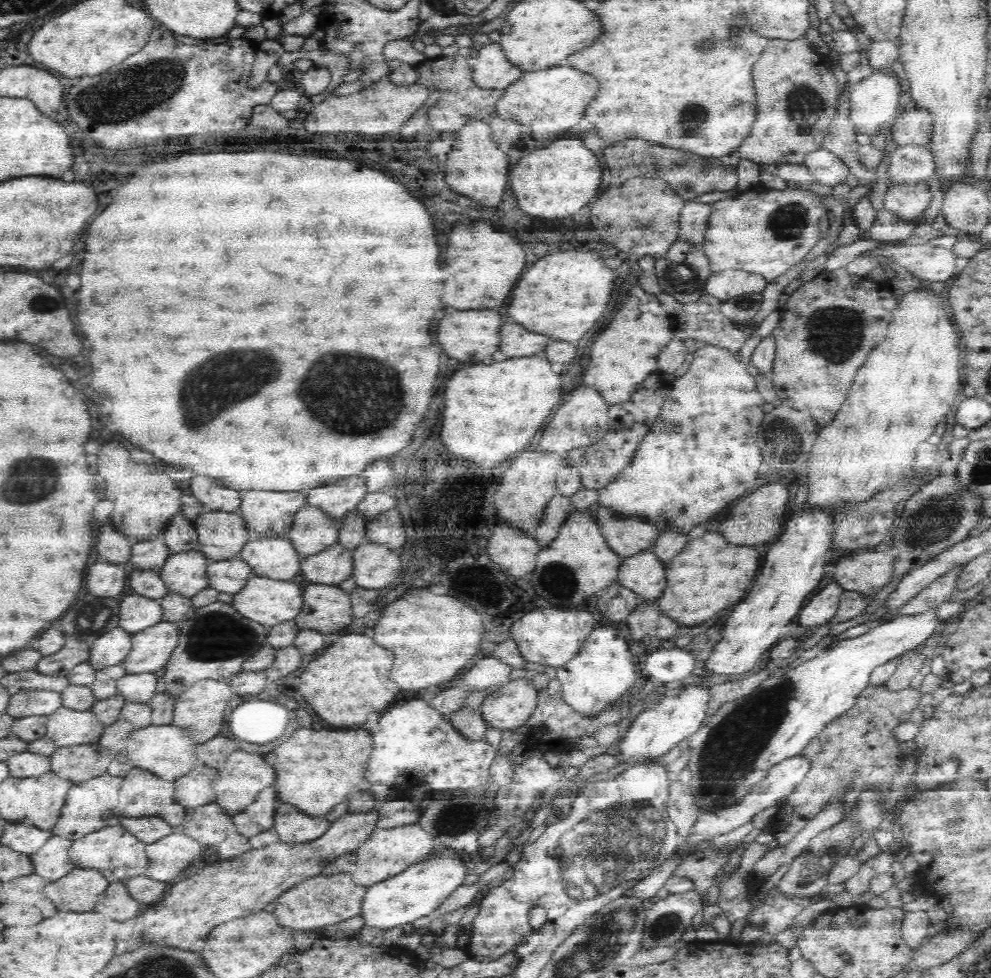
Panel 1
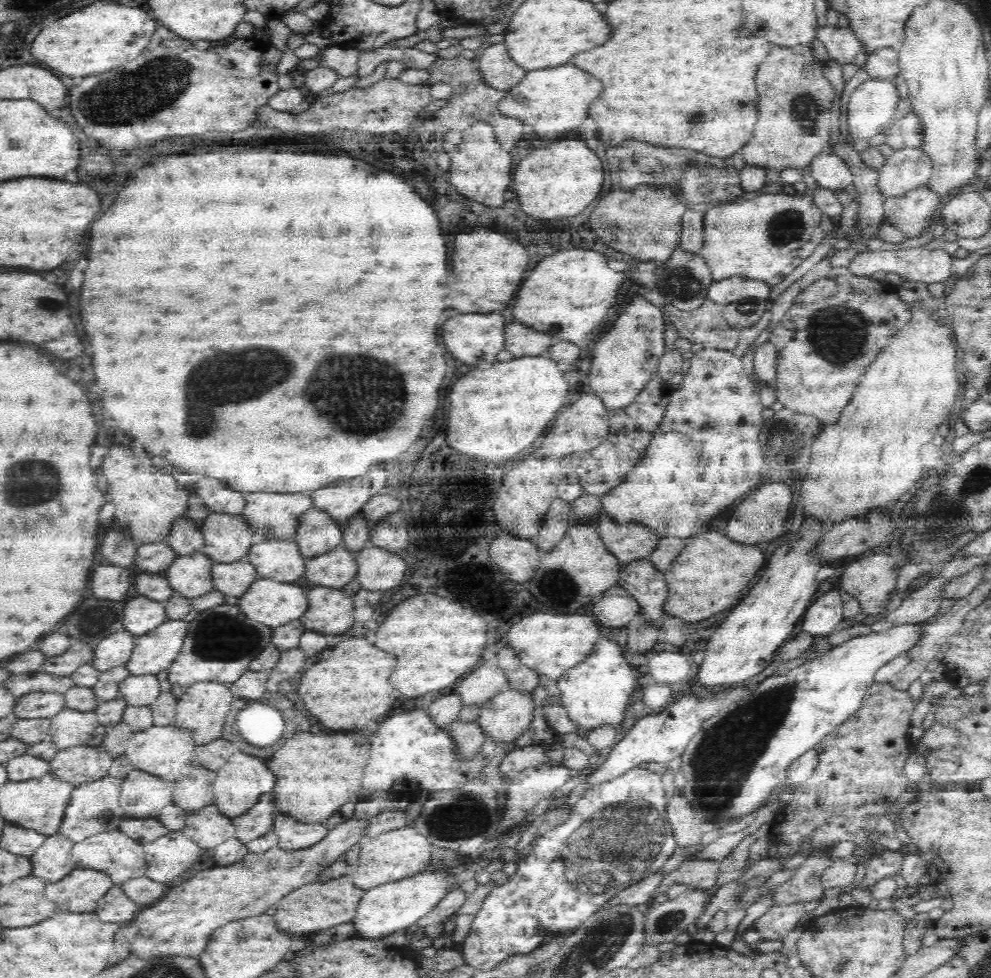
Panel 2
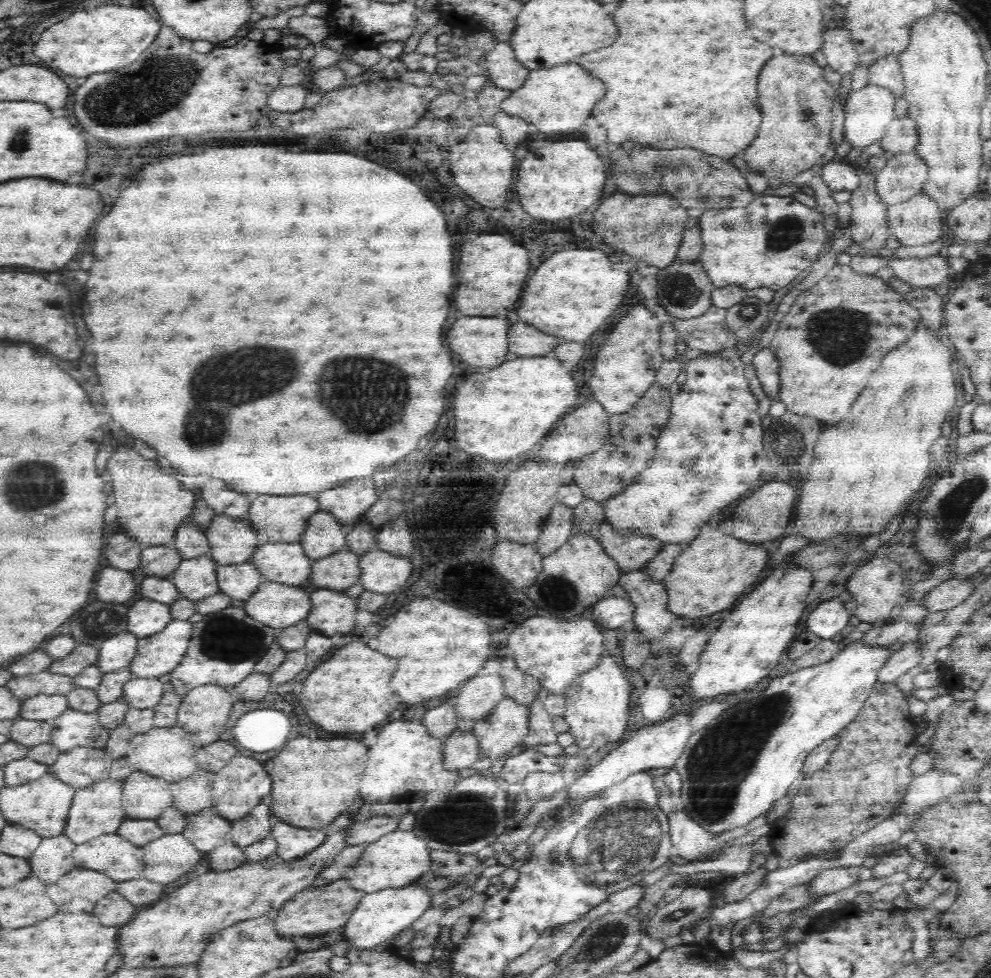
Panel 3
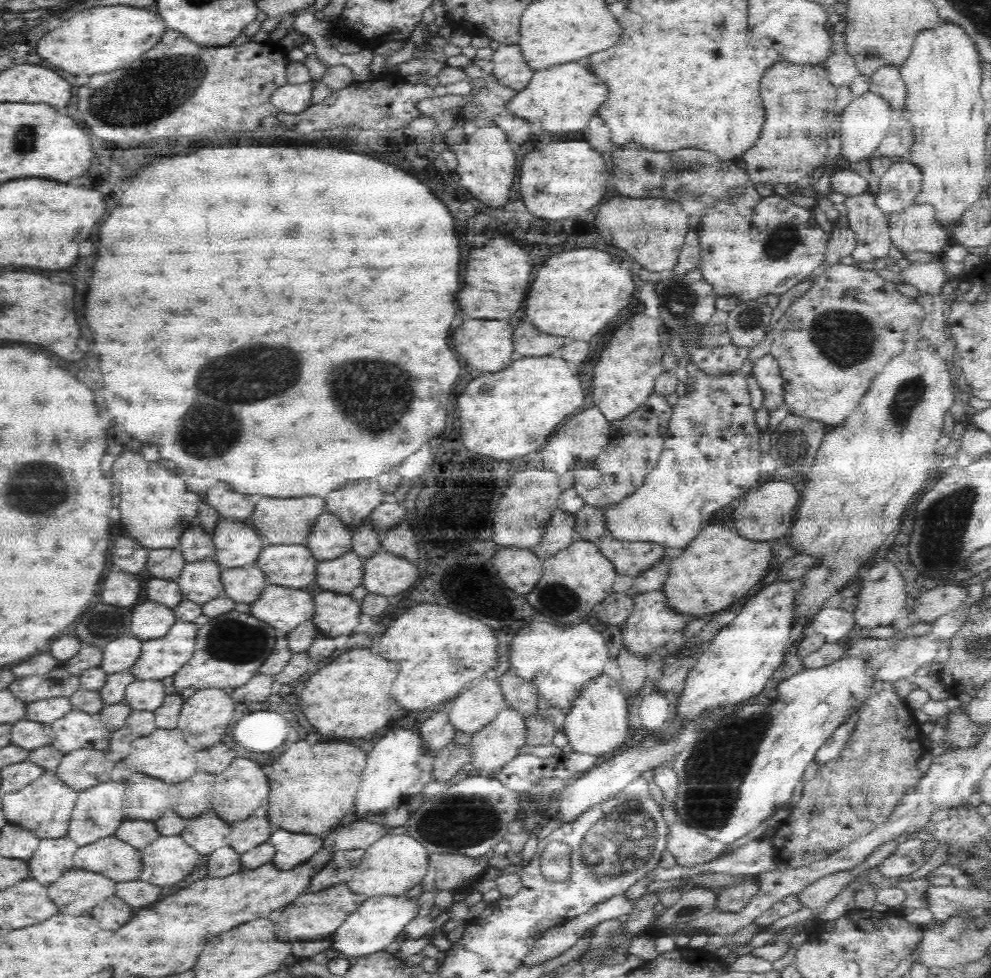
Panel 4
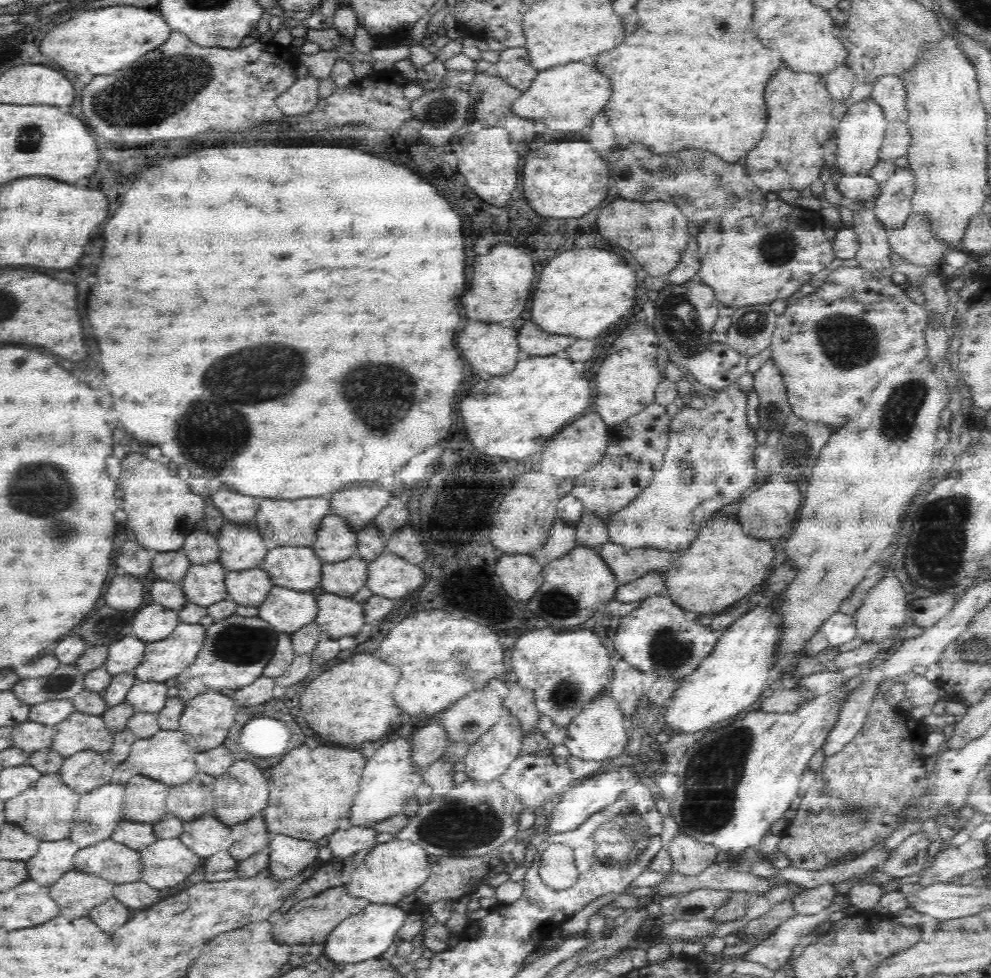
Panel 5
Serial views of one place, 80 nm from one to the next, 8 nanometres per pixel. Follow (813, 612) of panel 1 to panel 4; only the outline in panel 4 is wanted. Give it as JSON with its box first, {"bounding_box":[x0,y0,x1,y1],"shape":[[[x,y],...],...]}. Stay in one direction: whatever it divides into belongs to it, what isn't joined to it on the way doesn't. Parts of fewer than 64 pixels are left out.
{"bounding_box":[809,607,856,642],"shape":[[[820,607],[809,618],[809,630],[824,637],[825,642],[842,642],[848,630],[856,627],[853,613],[837,608]]]}

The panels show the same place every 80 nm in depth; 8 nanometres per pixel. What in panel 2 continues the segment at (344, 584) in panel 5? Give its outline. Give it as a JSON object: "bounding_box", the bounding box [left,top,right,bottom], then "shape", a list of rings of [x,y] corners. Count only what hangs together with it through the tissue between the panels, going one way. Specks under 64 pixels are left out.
{"bounding_box":[304,544,356,589],"shape":[[[342,544],[305,560],[304,576],[312,585],[341,589],[356,576],[354,553]]]}

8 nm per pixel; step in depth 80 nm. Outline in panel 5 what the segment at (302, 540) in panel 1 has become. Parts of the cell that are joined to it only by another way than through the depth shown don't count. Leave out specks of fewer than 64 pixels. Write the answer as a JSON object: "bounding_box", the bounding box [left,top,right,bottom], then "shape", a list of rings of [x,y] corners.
{"bounding_box":[310,514,356,562],"shape":[[[326,514],[317,525],[310,547],[323,562],[344,560],[356,554],[355,531],[341,516]]]}

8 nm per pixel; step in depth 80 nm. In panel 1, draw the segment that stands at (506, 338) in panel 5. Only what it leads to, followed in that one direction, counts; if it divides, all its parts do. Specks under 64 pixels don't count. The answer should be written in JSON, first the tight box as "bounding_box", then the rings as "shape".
{"bounding_box":[436,308,500,364],"shape":[[[484,308],[484,310],[450,310],[446,316],[436,324],[436,342],[444,348],[448,356],[454,356],[462,362],[478,364],[480,360],[492,356],[498,350],[498,330],[500,330],[500,314],[496,310]]]}

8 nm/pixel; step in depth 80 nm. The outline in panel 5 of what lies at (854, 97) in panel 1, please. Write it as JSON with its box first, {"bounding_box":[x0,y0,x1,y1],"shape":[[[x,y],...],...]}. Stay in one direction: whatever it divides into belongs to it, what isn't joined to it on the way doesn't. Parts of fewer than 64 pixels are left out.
{"bounding_box":[834,96,888,174],"shape":[[[872,96],[860,102],[854,102],[837,126],[837,159],[834,165],[846,174],[868,174],[870,168],[879,159],[878,152],[886,136],[888,120],[884,114],[883,105]]]}

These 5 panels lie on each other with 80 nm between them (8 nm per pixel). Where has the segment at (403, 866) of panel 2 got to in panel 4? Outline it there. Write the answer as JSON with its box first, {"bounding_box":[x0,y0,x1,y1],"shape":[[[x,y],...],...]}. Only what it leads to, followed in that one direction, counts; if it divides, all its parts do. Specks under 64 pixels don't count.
{"bounding_box":[347,834,429,898],"shape":[[[390,834],[374,842],[355,869],[354,877],[347,885],[367,898],[377,895],[398,895],[421,883],[429,867],[429,851],[423,842],[408,834]]]}

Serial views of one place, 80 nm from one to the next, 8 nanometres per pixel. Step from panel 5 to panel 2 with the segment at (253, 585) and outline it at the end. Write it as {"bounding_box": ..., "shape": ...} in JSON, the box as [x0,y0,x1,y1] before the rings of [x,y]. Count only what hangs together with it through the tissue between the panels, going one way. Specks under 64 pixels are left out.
{"bounding_box":[210,559,257,596],"shape":[[[244,559],[214,562],[210,566],[210,578],[214,588],[225,595],[240,596],[257,577],[254,567]]]}

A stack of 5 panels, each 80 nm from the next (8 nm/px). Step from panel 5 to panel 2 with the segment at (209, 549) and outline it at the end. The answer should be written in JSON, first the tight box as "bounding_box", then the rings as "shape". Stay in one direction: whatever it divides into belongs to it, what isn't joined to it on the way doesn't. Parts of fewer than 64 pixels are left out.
{"bounding_box":[164,514,204,555],"shape":[[[186,514],[174,518],[164,540],[177,555],[202,553],[204,550],[204,535]]]}

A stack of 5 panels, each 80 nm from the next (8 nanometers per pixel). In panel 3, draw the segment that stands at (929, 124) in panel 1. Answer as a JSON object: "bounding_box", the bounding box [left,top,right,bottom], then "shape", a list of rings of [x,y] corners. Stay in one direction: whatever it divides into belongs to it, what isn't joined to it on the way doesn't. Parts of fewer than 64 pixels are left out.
{"bounding_box":[880,114,919,153],"shape":[[[910,114],[895,118],[885,128],[880,142],[886,151],[891,151],[892,153],[914,150],[919,143],[917,122]]]}

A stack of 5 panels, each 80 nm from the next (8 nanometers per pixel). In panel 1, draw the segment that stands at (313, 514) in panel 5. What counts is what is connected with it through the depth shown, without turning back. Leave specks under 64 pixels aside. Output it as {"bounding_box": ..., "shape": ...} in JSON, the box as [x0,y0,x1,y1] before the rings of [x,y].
{"bounding_box":[237,491,306,536],"shape":[[[302,491],[241,492],[237,512],[251,535],[285,536],[292,516],[306,505]]]}

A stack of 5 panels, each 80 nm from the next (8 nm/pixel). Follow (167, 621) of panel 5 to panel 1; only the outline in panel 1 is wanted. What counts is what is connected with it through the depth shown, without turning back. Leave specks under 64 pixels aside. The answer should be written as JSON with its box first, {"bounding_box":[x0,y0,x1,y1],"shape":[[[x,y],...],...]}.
{"bounding_box":[118,593,162,633],"shape":[[[134,593],[124,596],[120,602],[118,626],[128,633],[136,633],[150,624],[162,621],[162,609],[157,599]]]}

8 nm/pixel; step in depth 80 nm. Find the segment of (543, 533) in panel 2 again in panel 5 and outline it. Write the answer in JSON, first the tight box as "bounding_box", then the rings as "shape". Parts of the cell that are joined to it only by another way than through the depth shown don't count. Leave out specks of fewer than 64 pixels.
{"bounding_box":[531,518,577,566],"shape":[[[555,518],[546,542],[538,549],[532,550],[531,555],[543,566],[550,560],[562,556],[577,544],[575,541],[576,527],[565,518]]]}

